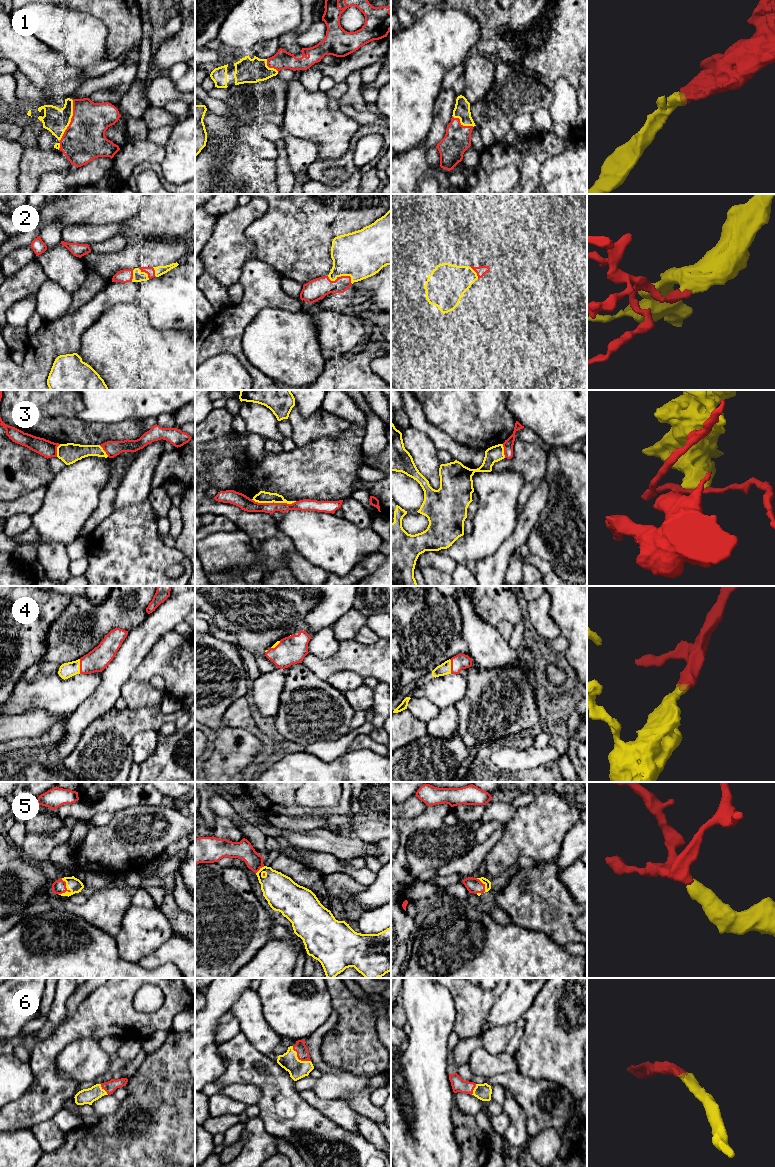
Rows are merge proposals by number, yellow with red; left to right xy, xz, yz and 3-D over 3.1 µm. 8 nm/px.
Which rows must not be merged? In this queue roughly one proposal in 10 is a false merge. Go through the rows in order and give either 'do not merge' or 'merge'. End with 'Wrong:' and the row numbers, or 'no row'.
1: merge
2: merge
3: do not merge
4: merge
5: merge
6: merge
Wrong: 3

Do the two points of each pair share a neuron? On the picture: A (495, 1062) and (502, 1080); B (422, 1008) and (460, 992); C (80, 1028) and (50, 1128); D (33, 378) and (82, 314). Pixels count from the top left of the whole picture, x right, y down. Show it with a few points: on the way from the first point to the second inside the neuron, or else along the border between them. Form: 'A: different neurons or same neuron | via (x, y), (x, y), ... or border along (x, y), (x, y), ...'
A: different neurons | border along (517, 1069), (511, 1072), (494, 1074), (489, 1077)
B: different neurons | border along (447, 988), (455, 1007), (455, 1018)
C: different neurons | border along (52, 1118), (40, 1121), (30, 1128)
D: same neuron | via (38, 362), (68, 330)

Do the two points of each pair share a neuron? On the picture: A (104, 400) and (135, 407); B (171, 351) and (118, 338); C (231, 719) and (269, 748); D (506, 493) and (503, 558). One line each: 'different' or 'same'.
A: same
B: same
C: same
D: different

